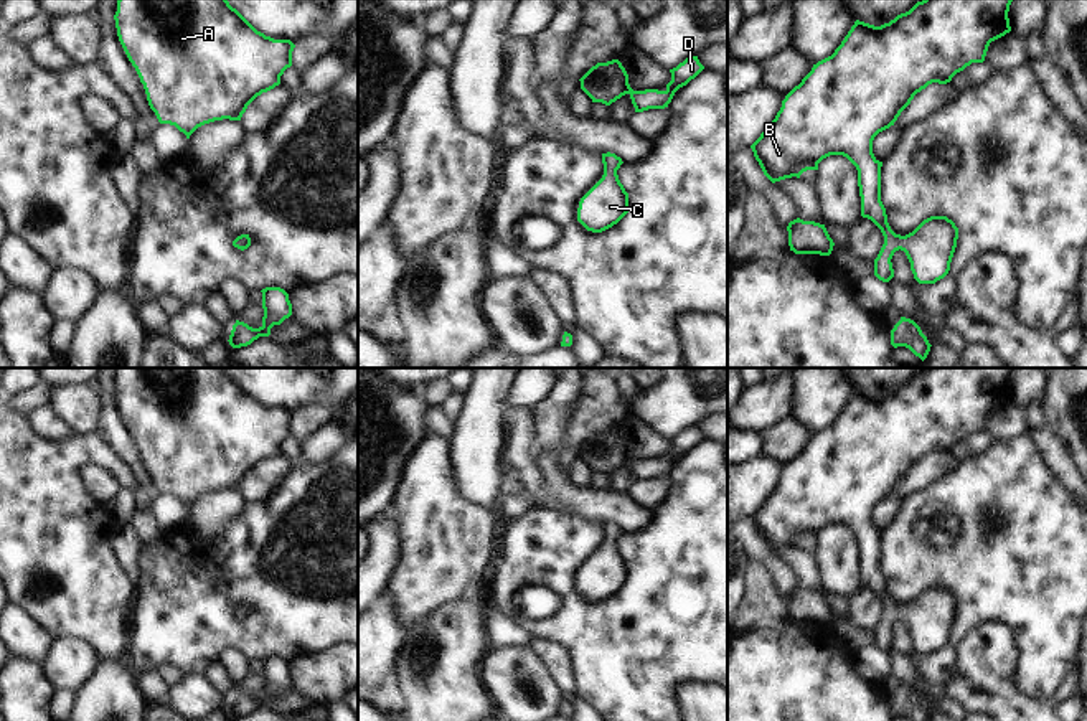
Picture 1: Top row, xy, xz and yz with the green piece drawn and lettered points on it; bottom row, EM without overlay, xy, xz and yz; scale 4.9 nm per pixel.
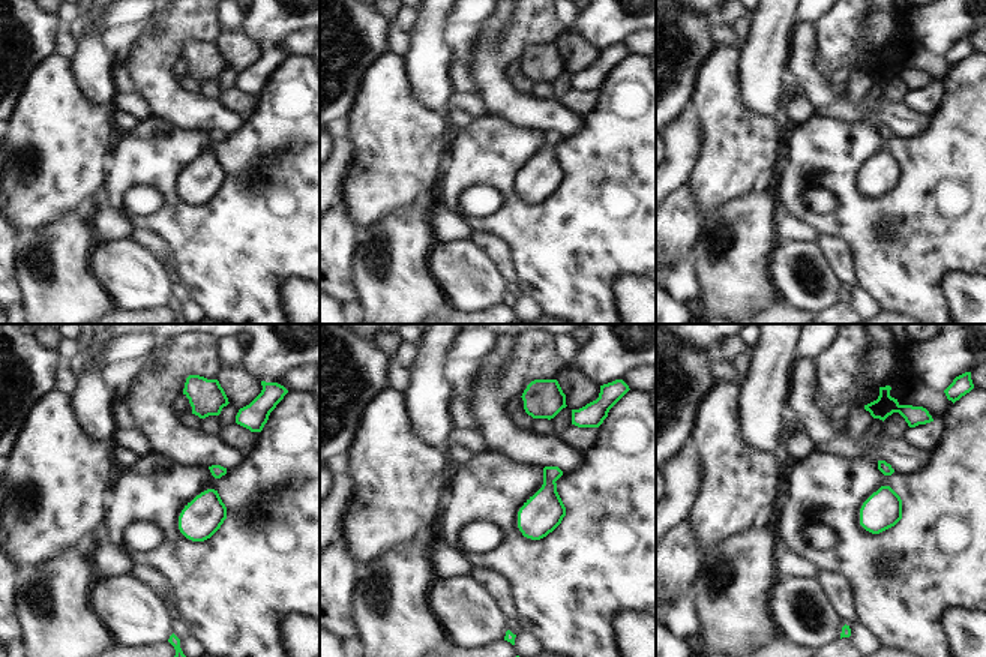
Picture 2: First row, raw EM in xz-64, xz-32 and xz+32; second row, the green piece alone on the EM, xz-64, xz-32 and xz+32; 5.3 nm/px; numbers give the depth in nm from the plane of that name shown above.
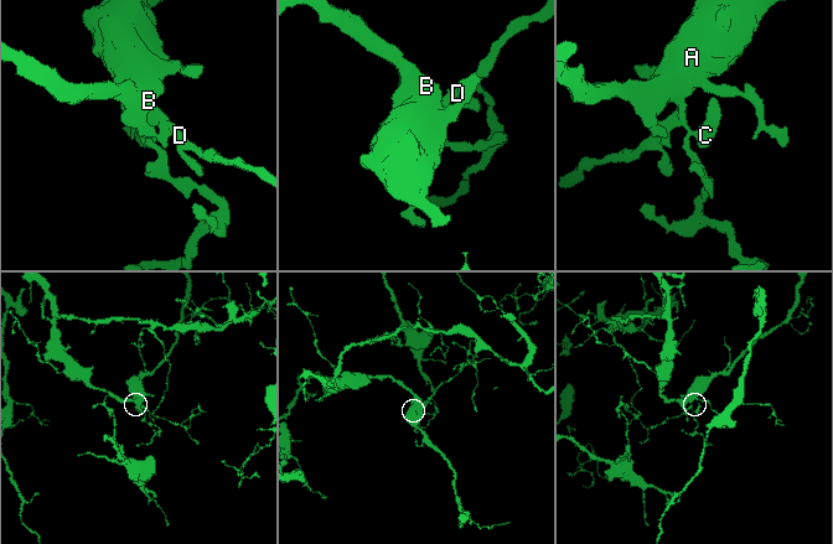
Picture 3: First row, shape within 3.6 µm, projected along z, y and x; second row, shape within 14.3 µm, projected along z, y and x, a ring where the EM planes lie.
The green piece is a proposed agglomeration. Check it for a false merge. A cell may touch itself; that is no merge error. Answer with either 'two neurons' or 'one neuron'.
one neuron

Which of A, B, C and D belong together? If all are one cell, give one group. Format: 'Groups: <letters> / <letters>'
Groups: A B C D

